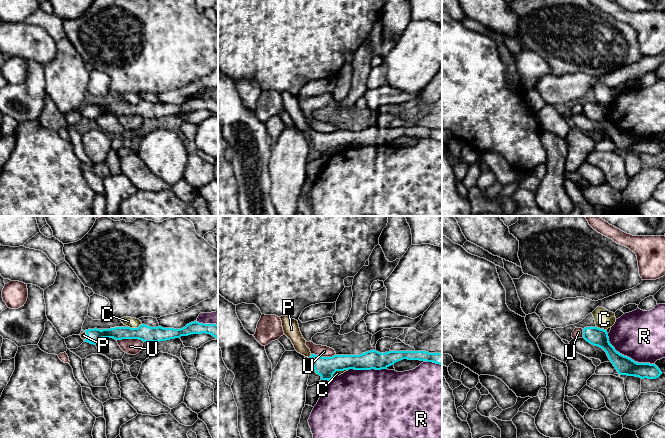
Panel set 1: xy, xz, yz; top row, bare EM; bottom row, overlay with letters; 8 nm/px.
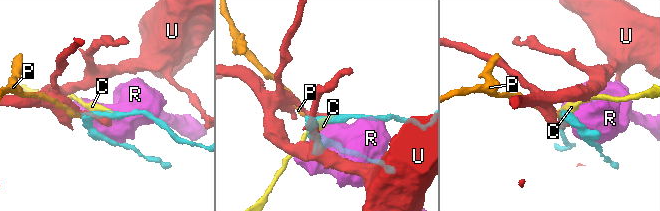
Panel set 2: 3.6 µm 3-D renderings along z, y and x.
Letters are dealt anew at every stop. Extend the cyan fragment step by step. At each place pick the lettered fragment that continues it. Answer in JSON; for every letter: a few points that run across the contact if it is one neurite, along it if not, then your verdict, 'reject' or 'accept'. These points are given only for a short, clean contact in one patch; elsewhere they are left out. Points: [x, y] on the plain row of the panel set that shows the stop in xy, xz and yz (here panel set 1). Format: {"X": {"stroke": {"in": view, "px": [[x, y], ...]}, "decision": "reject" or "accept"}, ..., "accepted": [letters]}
{"C": {"stroke": {"in": "xy", "px": [[142, 100], [137, 103], [128, 103]]}, "decision": "reject"}, "P": {"stroke": {"in": "xz", "px": [[324, 142], [310, 132], [300, 122], [292, 107]]}, "decision": "accept"}, "R": {"decision": "reject"}, "U": {"stroke": {"in": "xy", "px": [[116, 115], [140, 115], [143, 118]]}, "decision": "reject"}, "accepted": ["P"]}

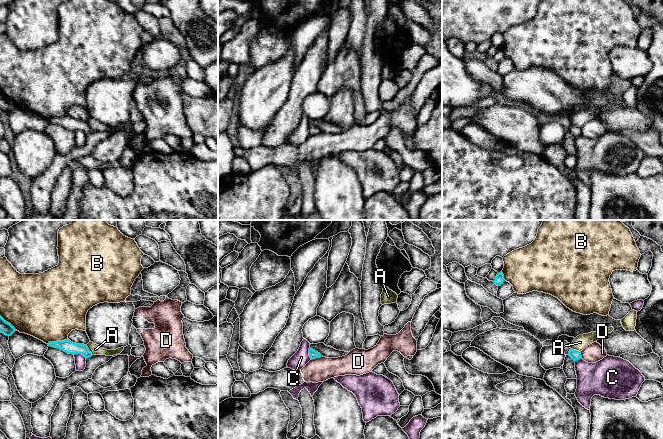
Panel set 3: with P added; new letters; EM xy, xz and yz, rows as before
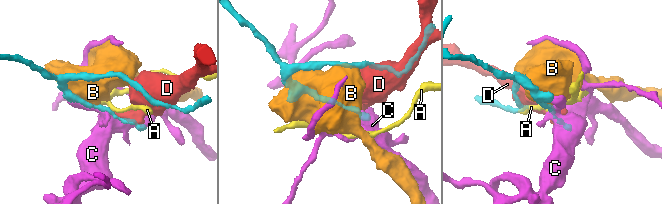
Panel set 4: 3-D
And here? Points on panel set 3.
{"A": {"stroke": {"in": "xy", "px": [[85, 121], [92, 130]]}, "decision": "reject"}, "B": {"decision": "reject"}, "C": {"decision": "reject"}, "D": {"decision": "reject"}, "accepted": []}

